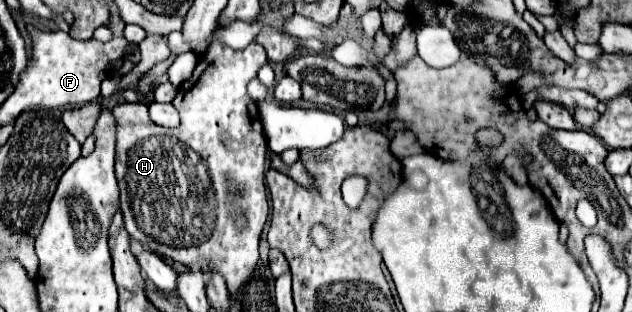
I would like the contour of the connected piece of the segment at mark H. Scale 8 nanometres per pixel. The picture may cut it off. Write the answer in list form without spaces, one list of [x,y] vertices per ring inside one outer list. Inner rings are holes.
[[[214,42],[208,52],[198,60],[198,66],[192,74],[192,78],[180,86],[180,90],[172,104],[178,110],[180,116],[180,126],[178,126],[178,132],[172,132],[172,130],[166,130],[166,128],[160,128],[160,126],[154,126],[154,122],[150,120],[148,116],[148,106],[146,104],[116,104],[114,106],[114,116],[116,116],[116,122],[118,122],[118,134],[116,134],[116,178],[118,178],[118,186],[120,186],[120,208],[122,208],[122,214],[124,214],[124,226],[128,230],[128,234],[132,236],[132,230],[134,228],[140,228],[140,232],[144,234],[144,240],[150,244],[150,250],[156,252],[158,256],[162,258],[170,258],[174,262],[180,262],[188,268],[194,268],[194,270],[208,270],[208,268],[214,268],[218,270],[224,280],[226,280],[226,286],[232,294],[236,294],[236,290],[252,276],[254,268],[256,268],[256,262],[258,262],[258,240],[260,240],[260,232],[268,220],[268,200],[266,200],[266,188],[264,188],[264,172],[266,172],[266,157],[267,157],[267,142],[263,131],[263,126],[258,118],[257,104],[248,96],[246,92],[246,86],[248,82],[258,74],[260,66],[266,64],[266,52],[260,44],[251,42],[244,48],[244,50],[232,50],[228,46],[222,46],[218,42]],[[230,206],[236,206],[246,218],[248,218],[248,228],[238,232],[234,228],[234,220],[230,218]]]

